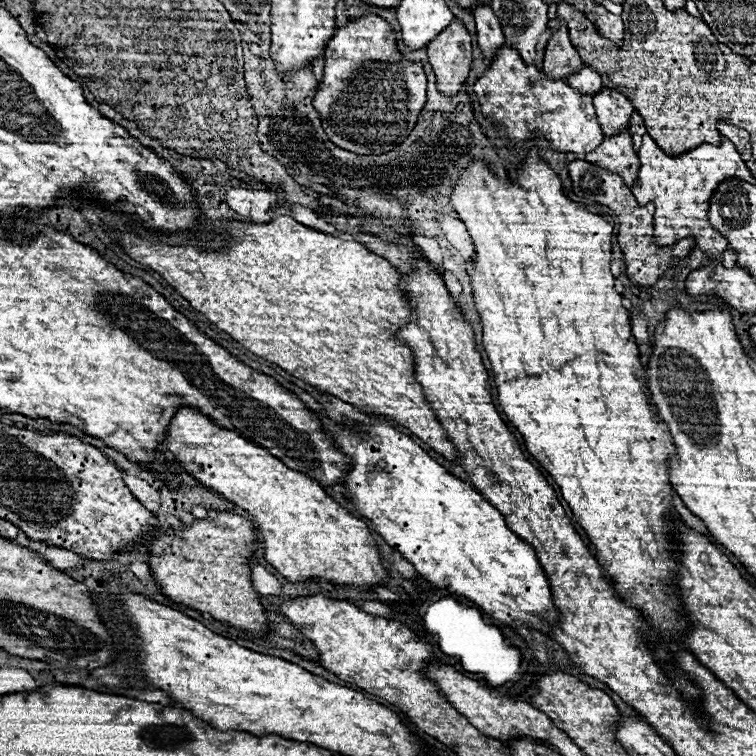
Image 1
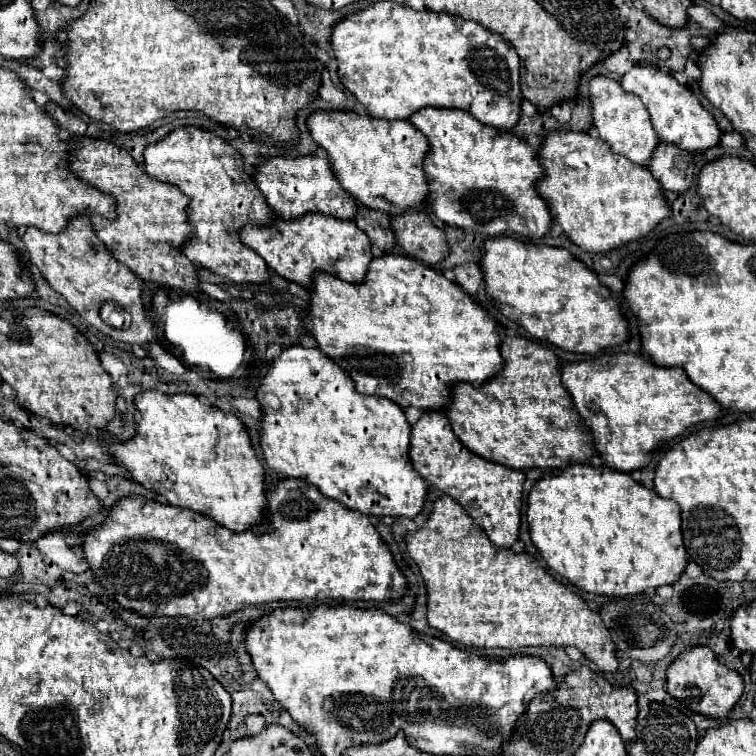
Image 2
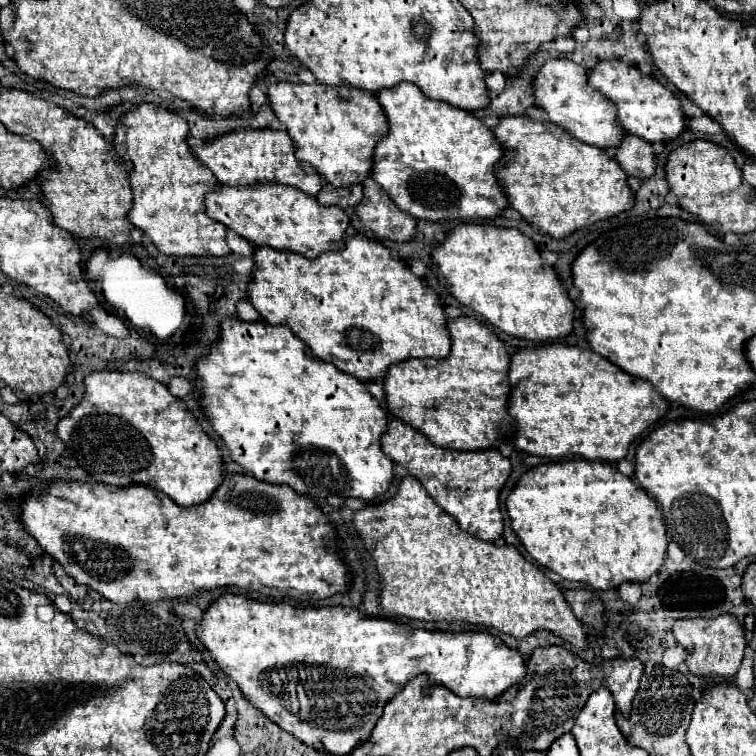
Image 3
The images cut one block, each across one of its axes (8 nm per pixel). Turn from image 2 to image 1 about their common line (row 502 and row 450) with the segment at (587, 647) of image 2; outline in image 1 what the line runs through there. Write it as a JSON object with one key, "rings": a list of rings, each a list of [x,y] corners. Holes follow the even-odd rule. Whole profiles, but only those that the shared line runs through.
{"rings":[[[280,216],[268,224],[230,222],[226,232],[226,246],[222,252],[202,252],[190,246],[164,246],[156,240],[138,238],[128,232],[118,232],[116,238],[130,258],[162,274],[180,296],[222,332],[238,340],[246,350],[278,364],[316,390],[360,408],[364,414],[390,416],[446,460],[456,462],[458,450],[448,440],[446,430],[438,424],[422,386],[416,382],[414,352],[396,338],[396,334],[412,320],[410,298],[402,288],[402,274],[398,268],[354,240],[342,240],[312,230],[290,216]]]}

